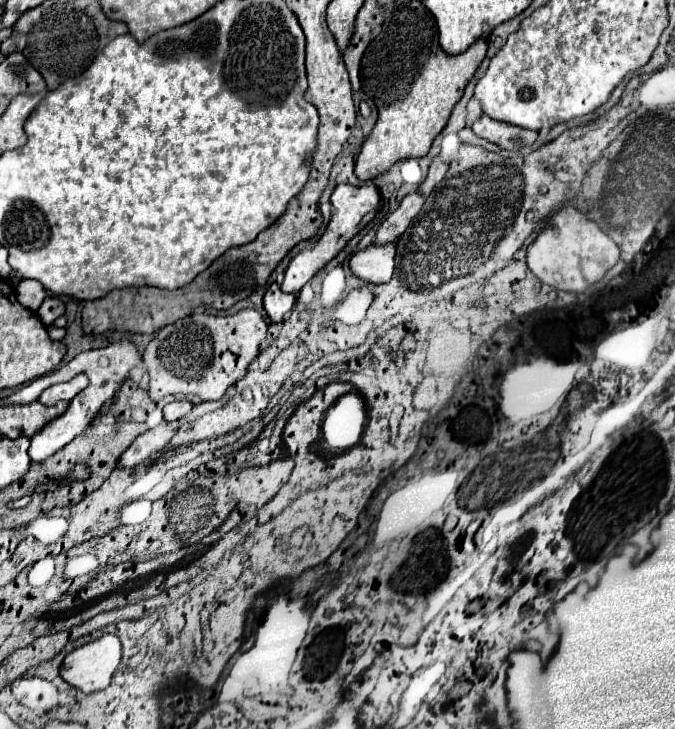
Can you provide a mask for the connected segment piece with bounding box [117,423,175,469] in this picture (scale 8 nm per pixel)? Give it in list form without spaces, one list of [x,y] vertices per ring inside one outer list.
[[[163,423],[159,425],[157,429],[151,429],[143,435],[139,435],[131,447],[127,447],[119,461],[117,461],[117,467],[137,467],[141,461],[149,459],[153,453],[157,451],[163,451],[167,447],[167,443],[171,441],[171,437],[175,435],[175,427],[169,425],[169,423]]]

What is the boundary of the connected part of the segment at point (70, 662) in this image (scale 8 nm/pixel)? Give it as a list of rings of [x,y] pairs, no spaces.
[[[107,633],[101,639],[71,651],[63,661],[61,677],[83,693],[101,691],[111,683],[119,663],[121,641]]]

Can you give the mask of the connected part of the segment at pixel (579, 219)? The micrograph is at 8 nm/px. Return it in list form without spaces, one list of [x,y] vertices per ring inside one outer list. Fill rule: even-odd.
[[[573,207],[555,213],[549,225],[527,249],[527,267],[535,273],[535,277],[545,285],[571,293],[583,293],[587,287],[599,283],[617,261],[617,243]]]

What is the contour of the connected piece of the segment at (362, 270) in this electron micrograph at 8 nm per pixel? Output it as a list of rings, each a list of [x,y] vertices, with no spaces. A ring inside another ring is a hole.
[[[395,243],[383,247],[367,247],[365,251],[357,251],[351,257],[351,273],[359,277],[367,285],[383,285],[391,281],[393,273],[393,257],[395,257]]]

